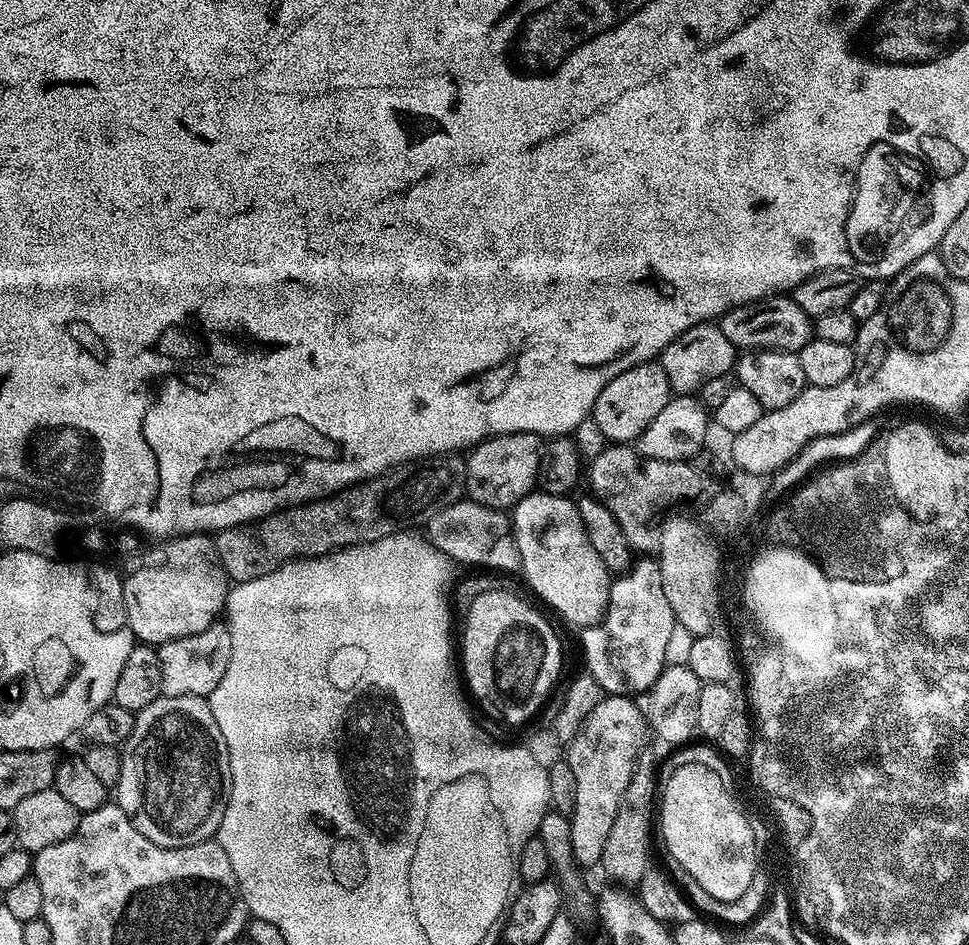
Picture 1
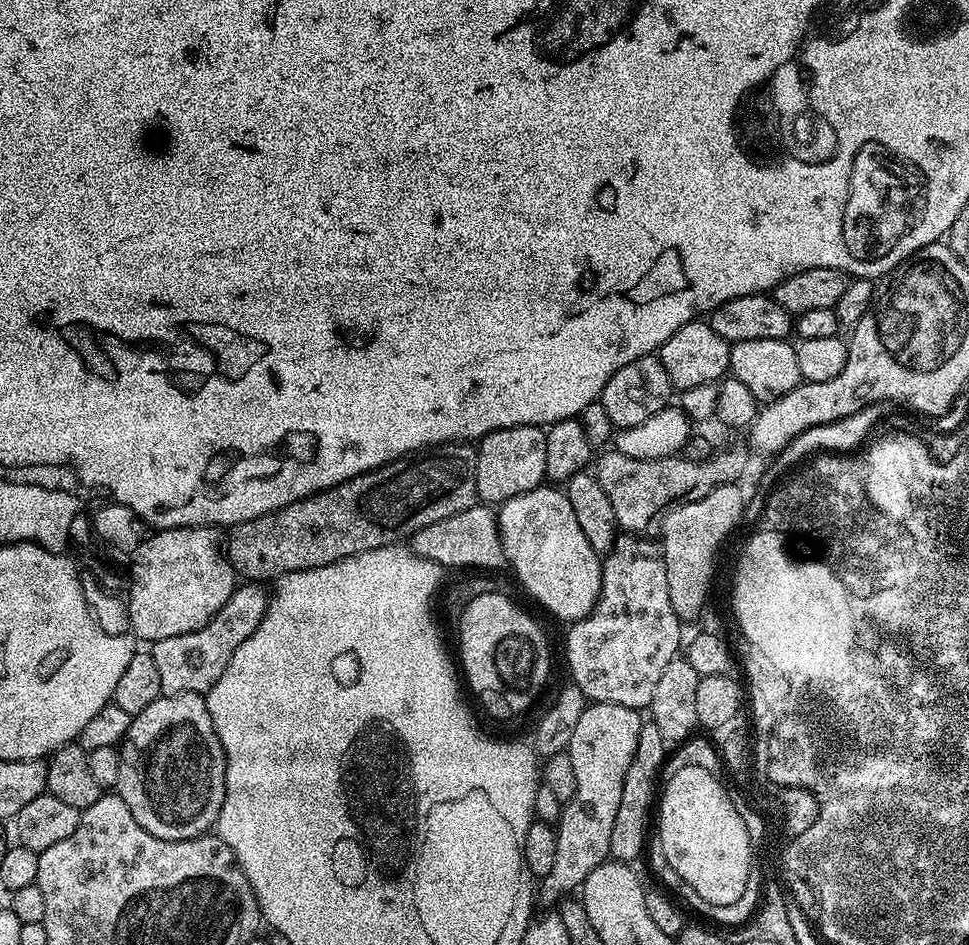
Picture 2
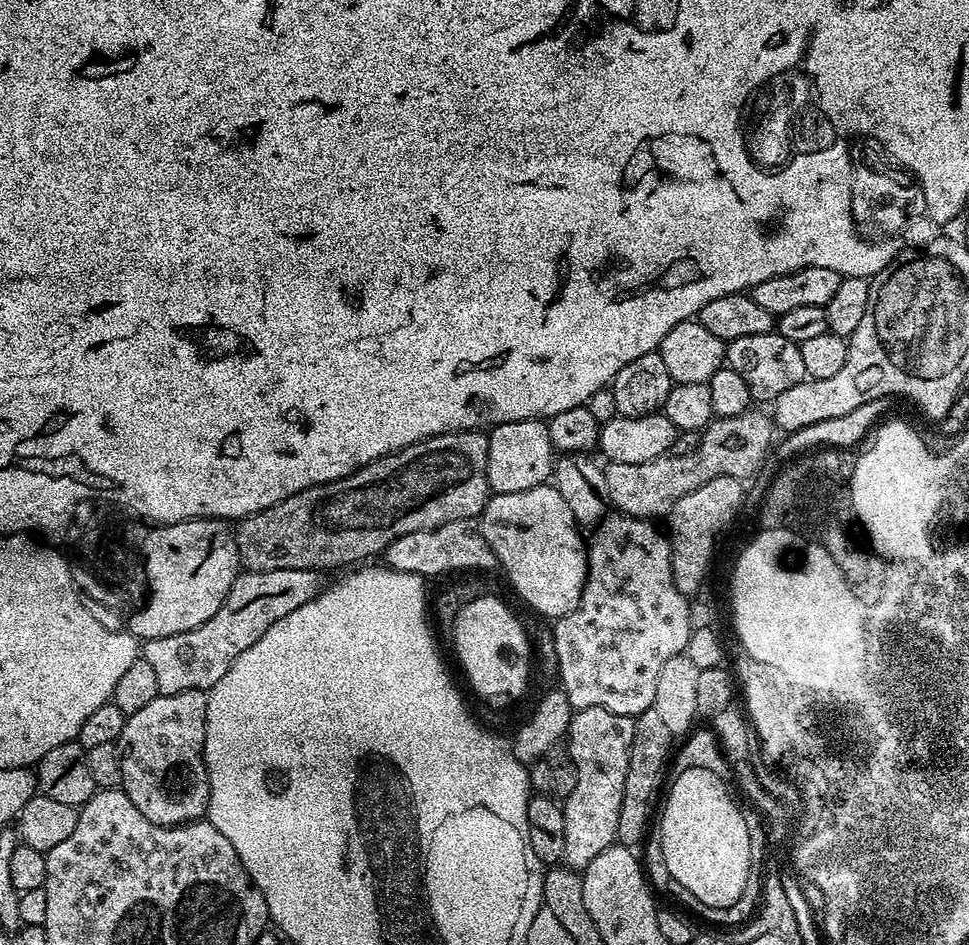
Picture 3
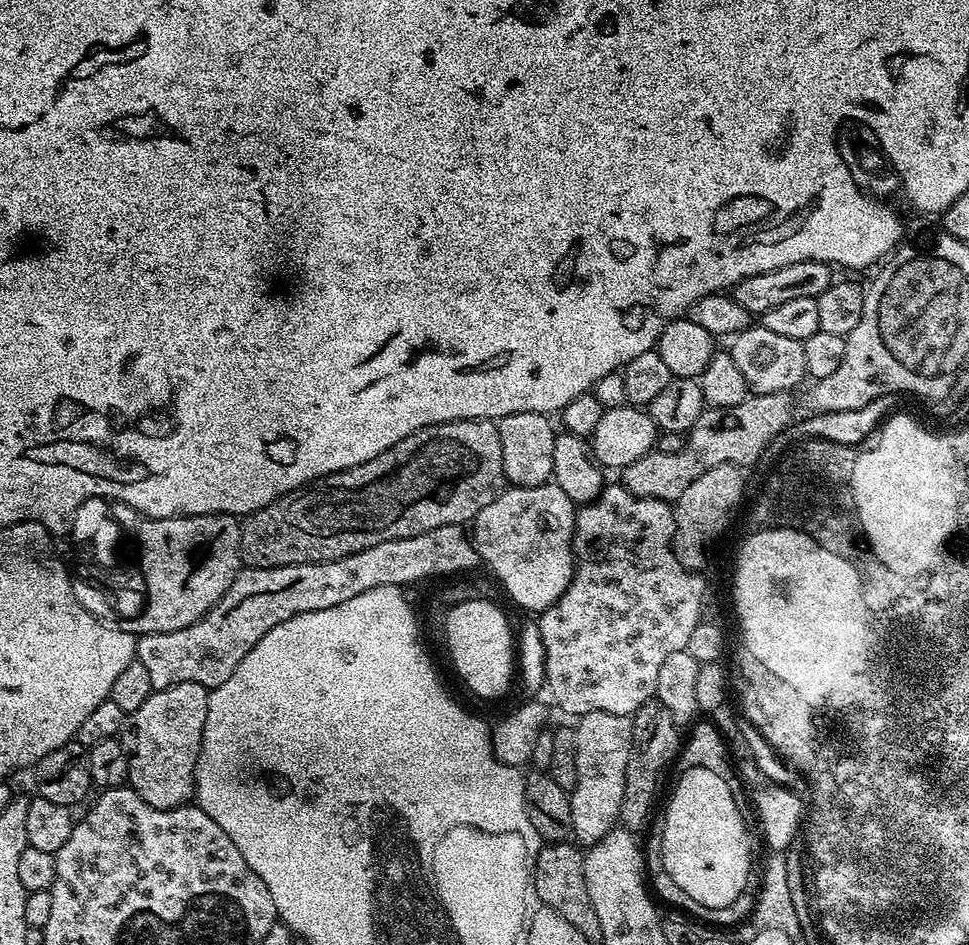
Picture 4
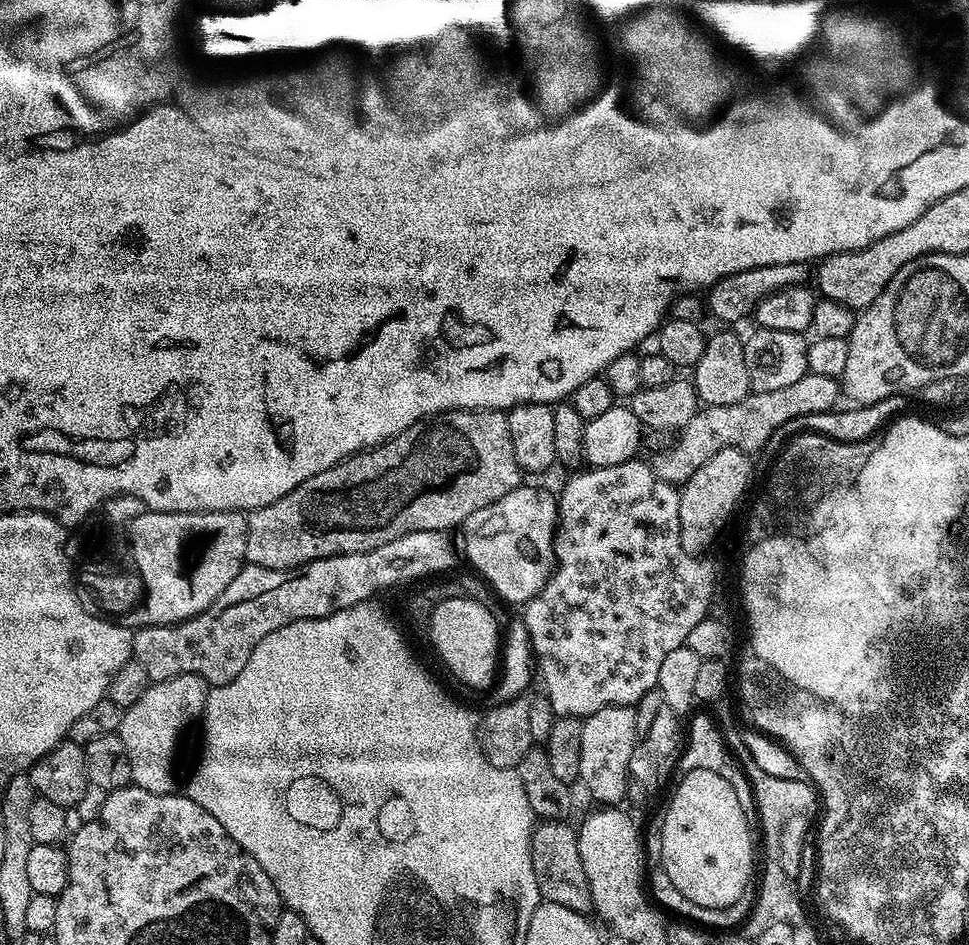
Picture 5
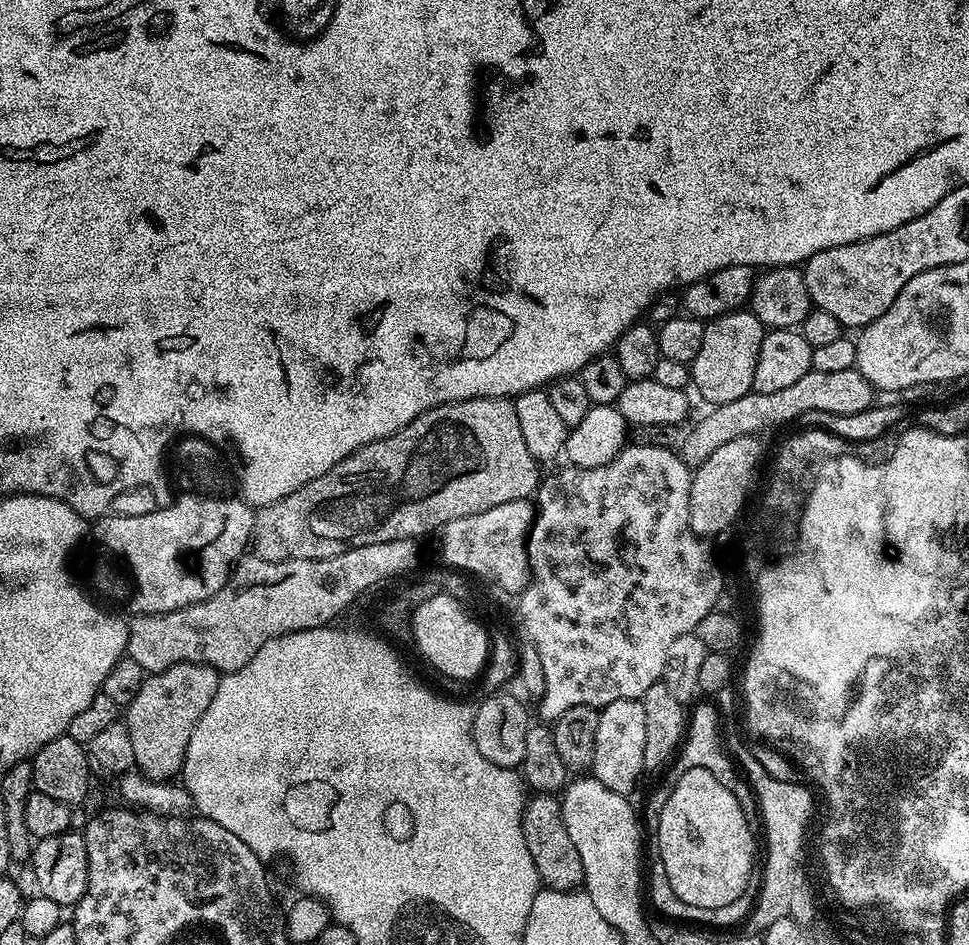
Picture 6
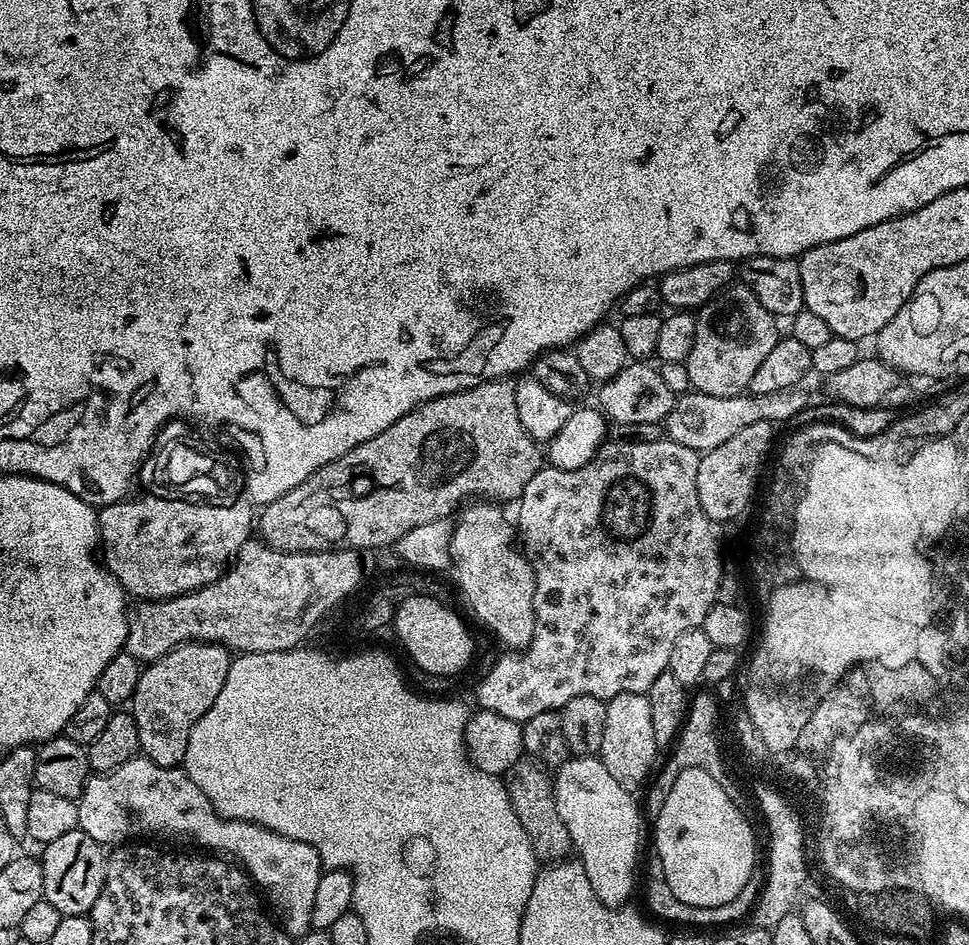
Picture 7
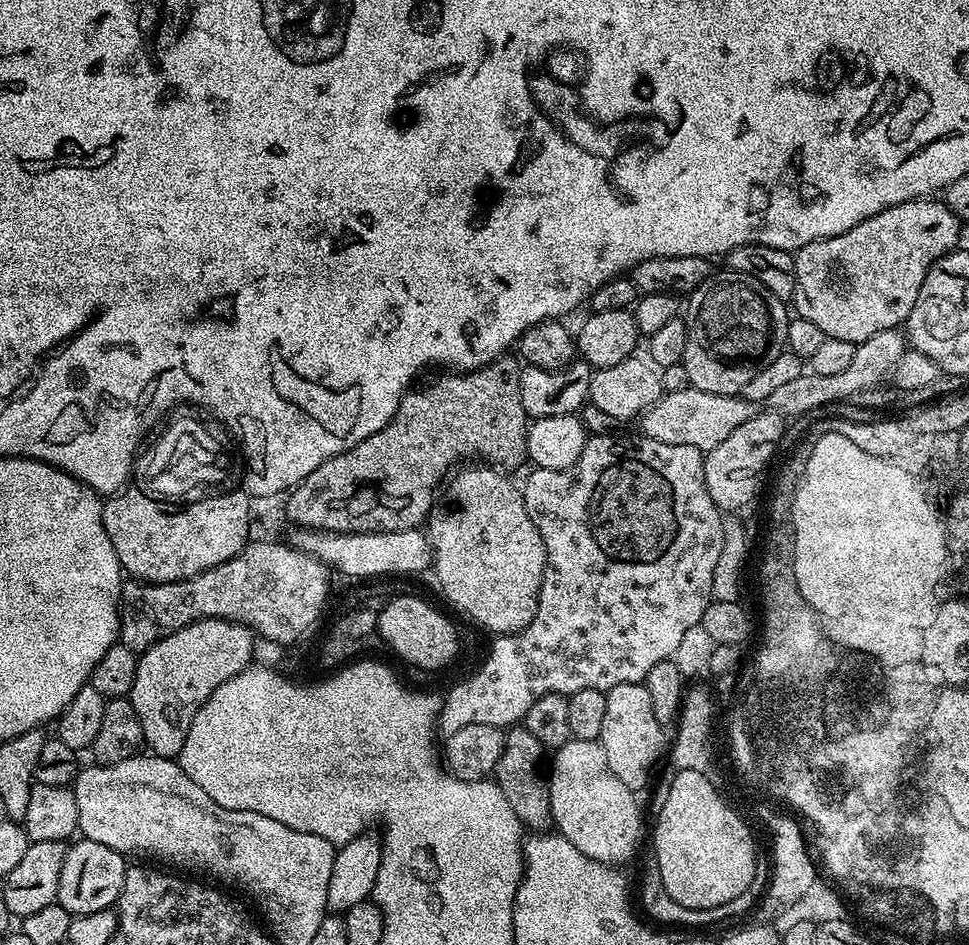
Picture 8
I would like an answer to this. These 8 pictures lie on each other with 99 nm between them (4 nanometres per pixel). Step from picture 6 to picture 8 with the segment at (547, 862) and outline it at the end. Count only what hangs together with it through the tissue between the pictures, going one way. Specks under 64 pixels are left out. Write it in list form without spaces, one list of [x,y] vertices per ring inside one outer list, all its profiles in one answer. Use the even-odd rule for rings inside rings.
[[[523,726],[511,727],[506,733],[502,757],[494,773],[494,779],[510,802],[514,814],[518,815],[521,824],[532,832],[546,832],[553,827],[552,811],[548,786],[548,768],[544,744],[526,731]]]

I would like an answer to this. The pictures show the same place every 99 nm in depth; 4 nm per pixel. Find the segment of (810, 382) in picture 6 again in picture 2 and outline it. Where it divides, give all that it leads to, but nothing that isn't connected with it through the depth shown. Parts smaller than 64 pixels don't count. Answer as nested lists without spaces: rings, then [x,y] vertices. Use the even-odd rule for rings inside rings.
[[[732,444],[714,453],[712,460],[687,460],[684,454],[643,460],[626,458],[626,454],[608,450],[603,453],[605,456],[601,460],[599,457],[595,461],[594,474],[602,490],[606,490],[610,506],[614,506],[617,529],[624,534],[644,534],[656,515],[657,519],[677,504],[689,504],[698,498],[706,498],[710,490],[736,479],[740,468],[745,468],[750,462],[749,449],[745,448],[740,444]]]

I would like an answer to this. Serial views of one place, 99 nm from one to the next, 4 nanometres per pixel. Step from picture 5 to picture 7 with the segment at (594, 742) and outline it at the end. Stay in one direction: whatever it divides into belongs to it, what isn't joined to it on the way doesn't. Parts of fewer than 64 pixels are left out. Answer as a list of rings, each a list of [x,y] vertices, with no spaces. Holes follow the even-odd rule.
[[[645,693],[618,694],[606,703],[606,730],[602,734],[602,746],[598,758],[610,770],[622,787],[636,790],[640,783],[653,775],[652,763],[656,760],[658,745],[654,738],[654,722],[650,715],[650,702]]]

